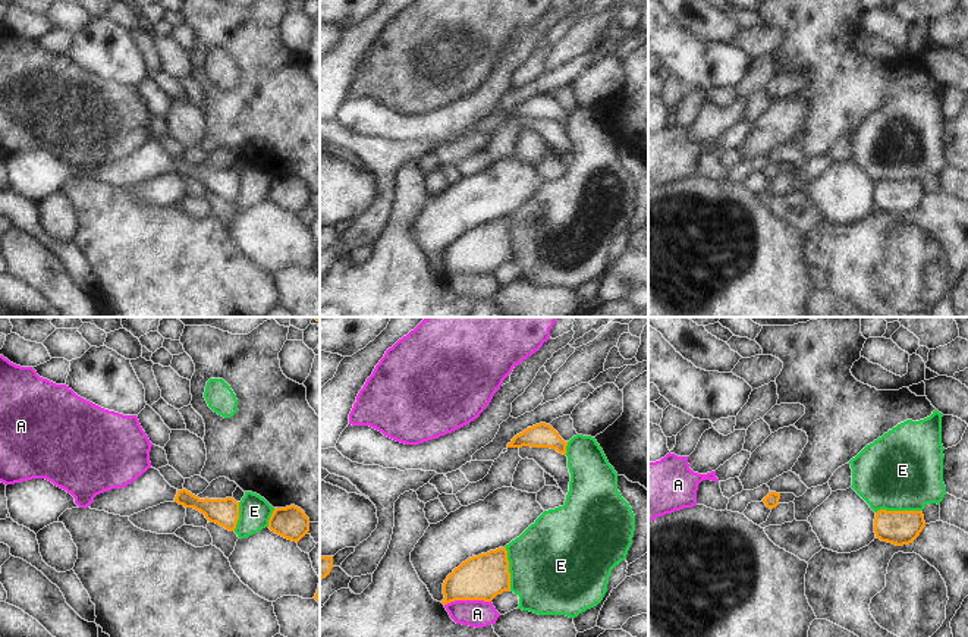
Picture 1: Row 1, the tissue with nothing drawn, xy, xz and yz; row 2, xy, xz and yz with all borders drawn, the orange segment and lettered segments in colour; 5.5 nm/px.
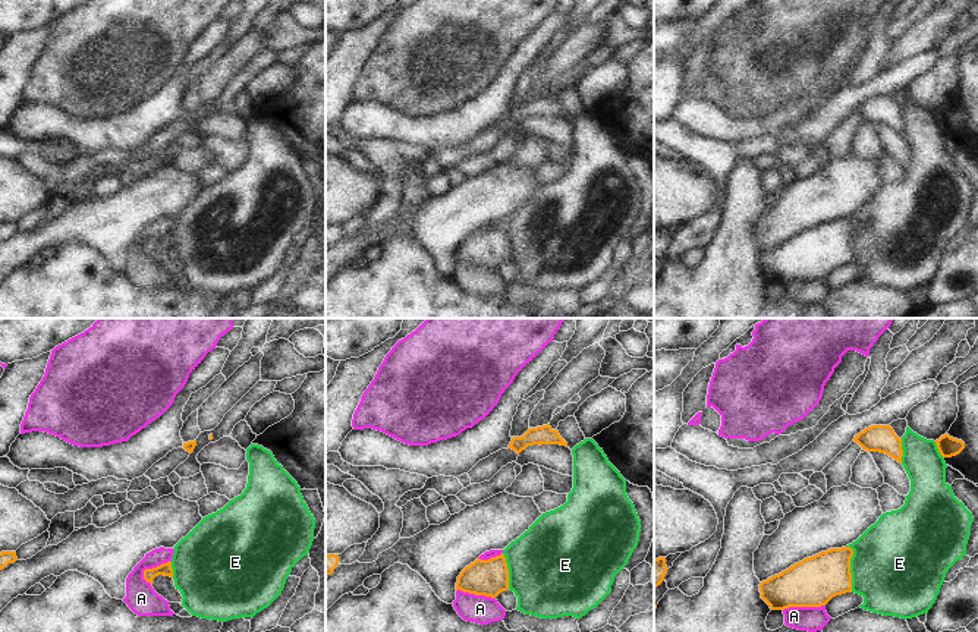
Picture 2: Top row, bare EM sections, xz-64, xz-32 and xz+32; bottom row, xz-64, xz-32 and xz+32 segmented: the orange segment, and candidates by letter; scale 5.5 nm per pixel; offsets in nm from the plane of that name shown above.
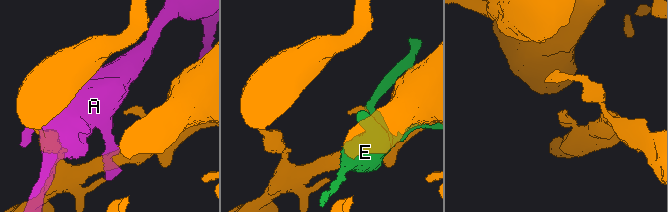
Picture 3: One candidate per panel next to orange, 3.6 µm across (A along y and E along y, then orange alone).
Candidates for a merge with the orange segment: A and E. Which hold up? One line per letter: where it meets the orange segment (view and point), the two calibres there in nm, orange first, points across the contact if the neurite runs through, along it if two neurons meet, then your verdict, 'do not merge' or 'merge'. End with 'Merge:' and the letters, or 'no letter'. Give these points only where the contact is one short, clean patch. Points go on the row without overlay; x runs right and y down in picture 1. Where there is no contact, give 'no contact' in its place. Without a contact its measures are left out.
A: xz (467, 270) | 240/150 nm | do not merge
E: yz (898, 182) | 190/440 nm | do not merge
Merge: no letter

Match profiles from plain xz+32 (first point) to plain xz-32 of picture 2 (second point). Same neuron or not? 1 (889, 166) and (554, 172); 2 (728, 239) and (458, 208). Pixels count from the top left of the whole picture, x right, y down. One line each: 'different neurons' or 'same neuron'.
1: same neuron
2: different neurons

